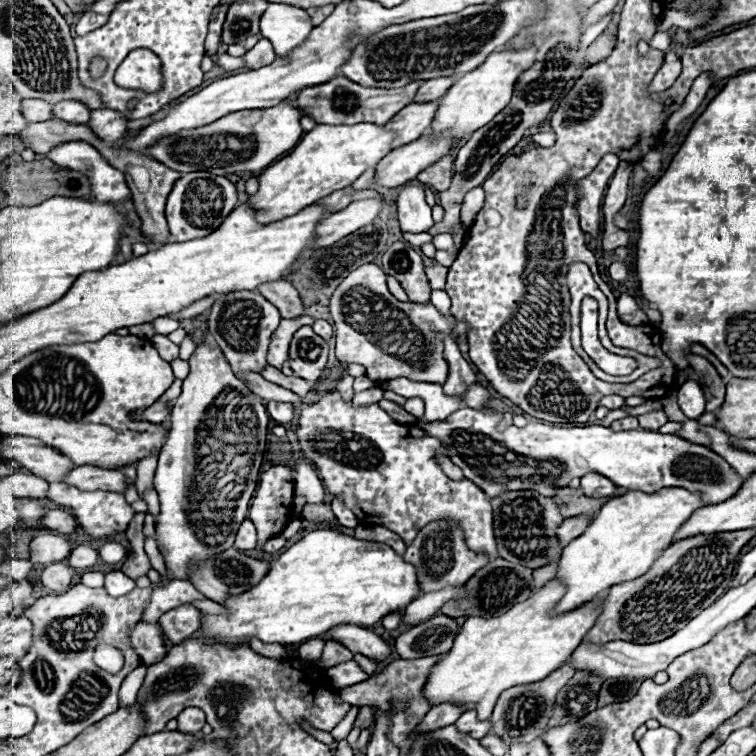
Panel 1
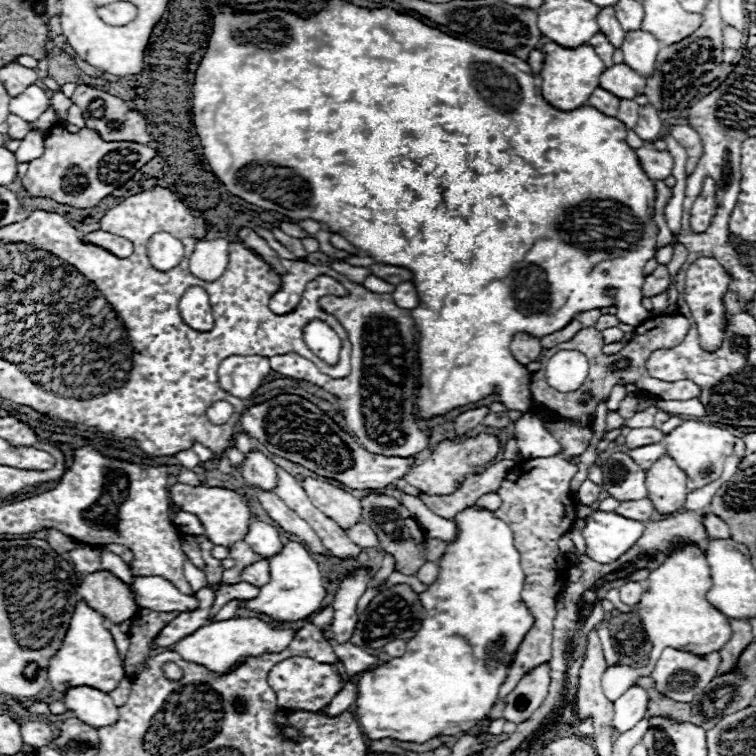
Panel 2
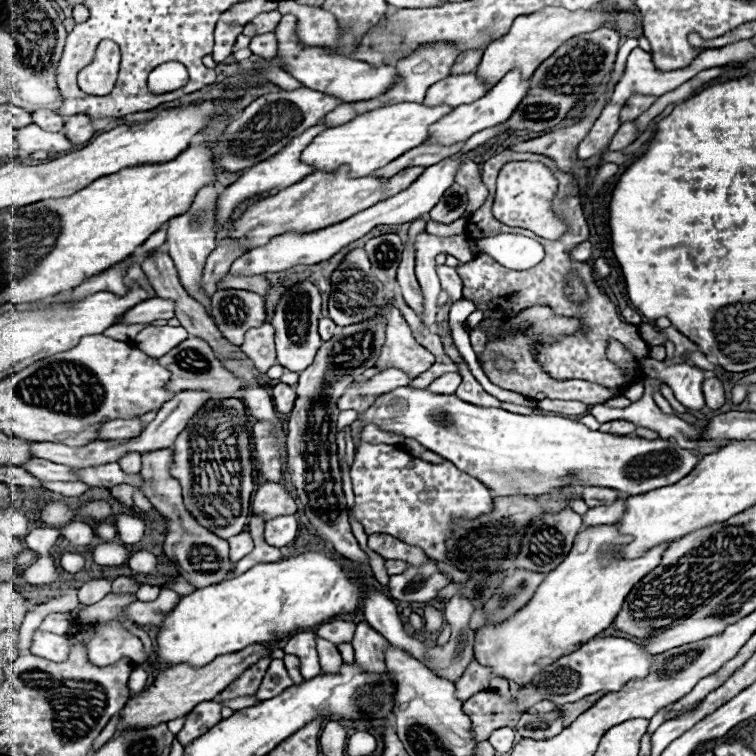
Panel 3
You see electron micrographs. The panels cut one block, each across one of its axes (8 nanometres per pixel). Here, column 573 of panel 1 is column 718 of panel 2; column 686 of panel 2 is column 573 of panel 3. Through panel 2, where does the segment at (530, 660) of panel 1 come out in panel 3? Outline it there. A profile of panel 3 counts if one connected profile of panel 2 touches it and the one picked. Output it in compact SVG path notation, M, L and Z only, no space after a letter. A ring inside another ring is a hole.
M616 524L580 530L566 560L546 574L544 584L540 584L536 590L536 596L532 596L532 600L520 608L520 612L504 620L504 624L476 630L476 660L492 668L494 676L524 686L530 684L532 676L536 676L540 668L554 664L560 656L572 654L576 648L580 648L580 644L586 644L596 634L610 628L628 592L660 564L662 552L668 548L668 544L660 544L640 558L616 558L608 566L600 564L600 548L624 546L628 542L632 542L632 536L622 536Z

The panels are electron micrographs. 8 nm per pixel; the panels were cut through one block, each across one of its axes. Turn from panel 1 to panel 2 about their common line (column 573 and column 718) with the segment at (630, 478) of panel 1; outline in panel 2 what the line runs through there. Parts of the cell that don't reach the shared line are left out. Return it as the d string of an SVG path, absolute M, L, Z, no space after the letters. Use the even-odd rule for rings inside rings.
M684 420L678 428L674 428L670 434L664 436L664 446L666 446L666 454L672 456L678 468L682 468L684 474L688 476L688 490L692 492L722 476L724 462L734 452L734 440L736 436L732 436L728 430L718 428L714 424Z

